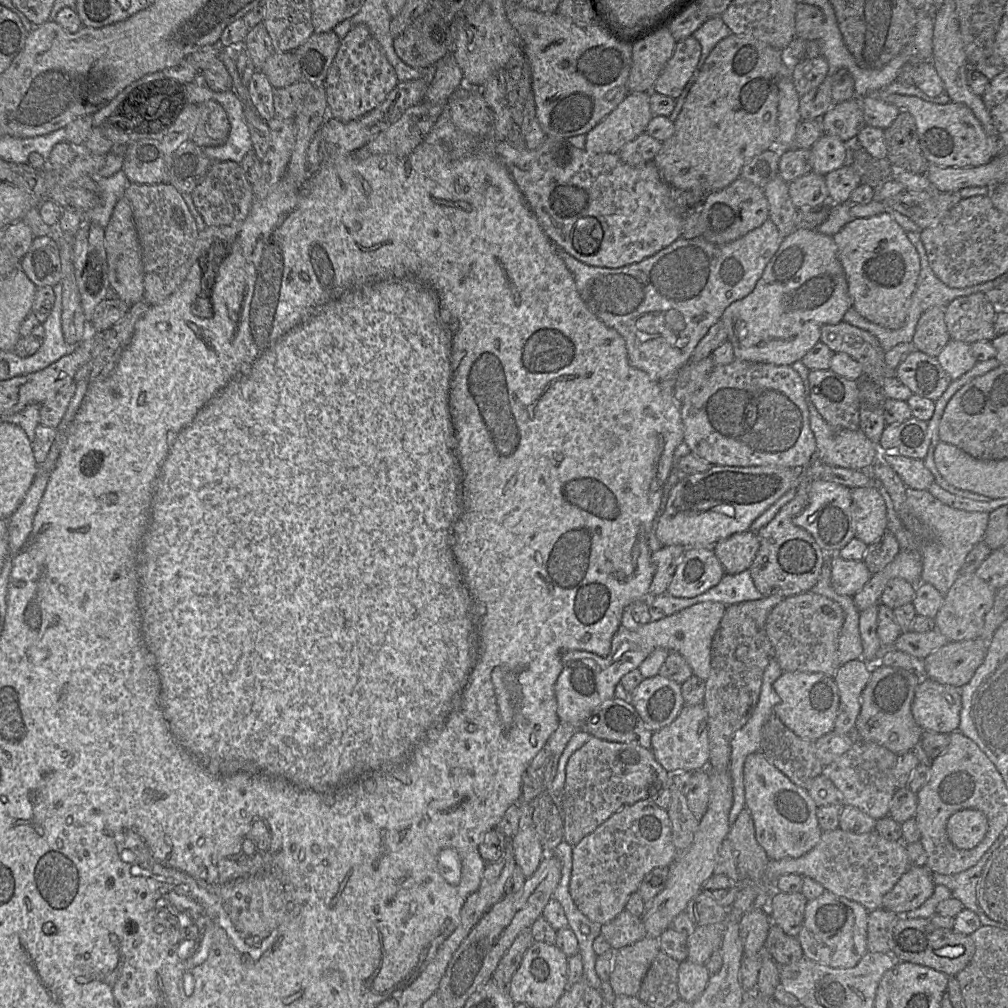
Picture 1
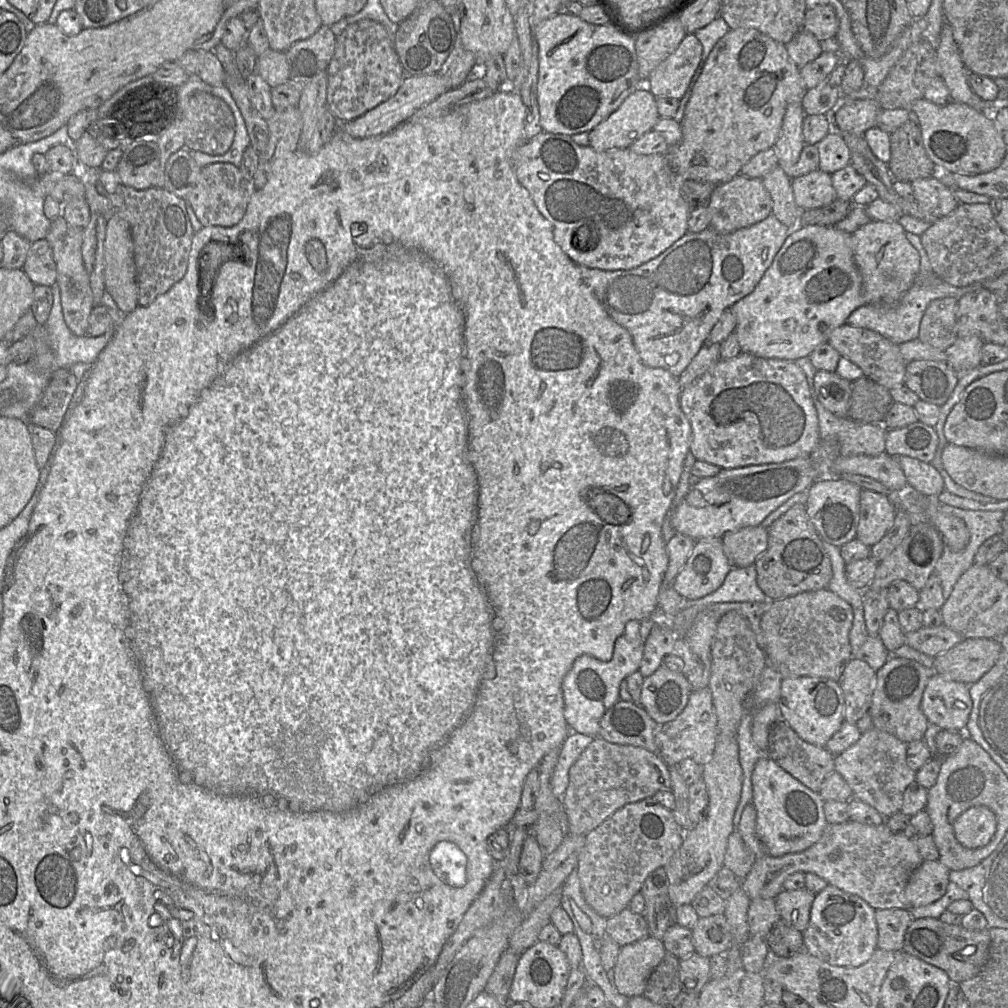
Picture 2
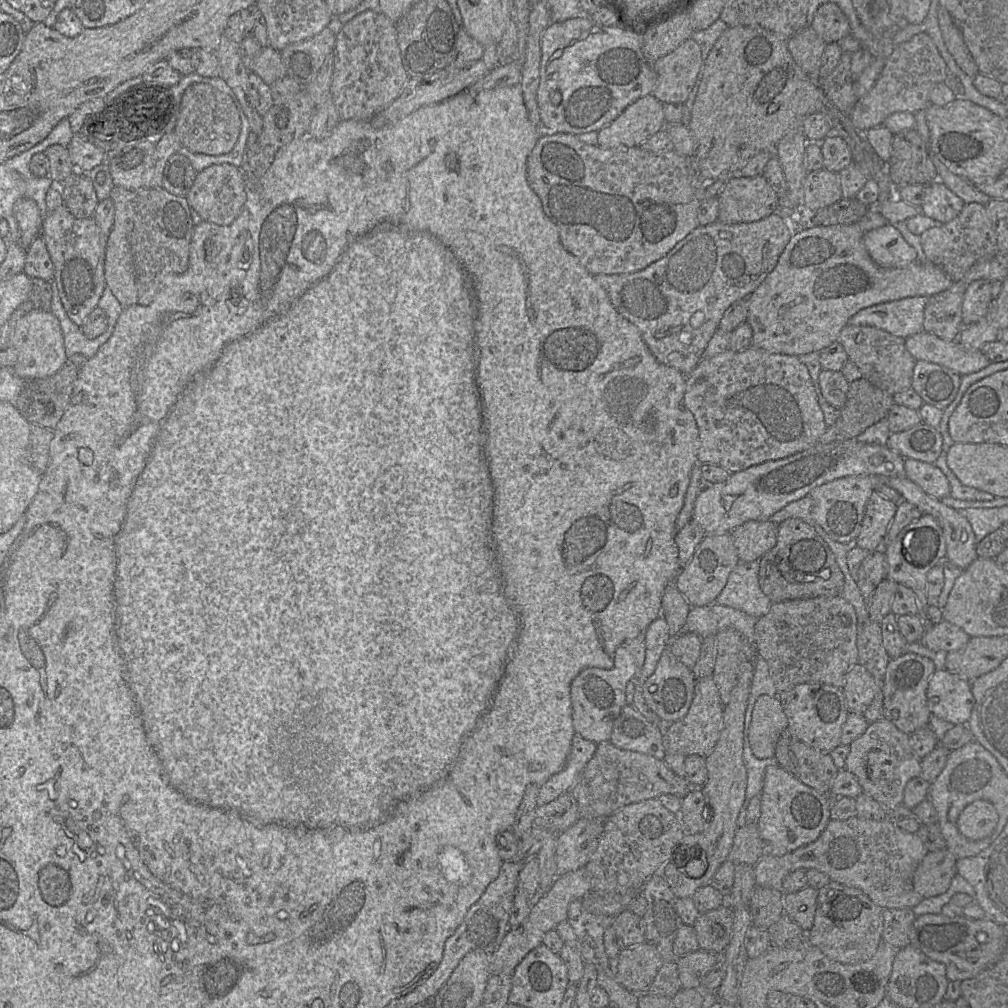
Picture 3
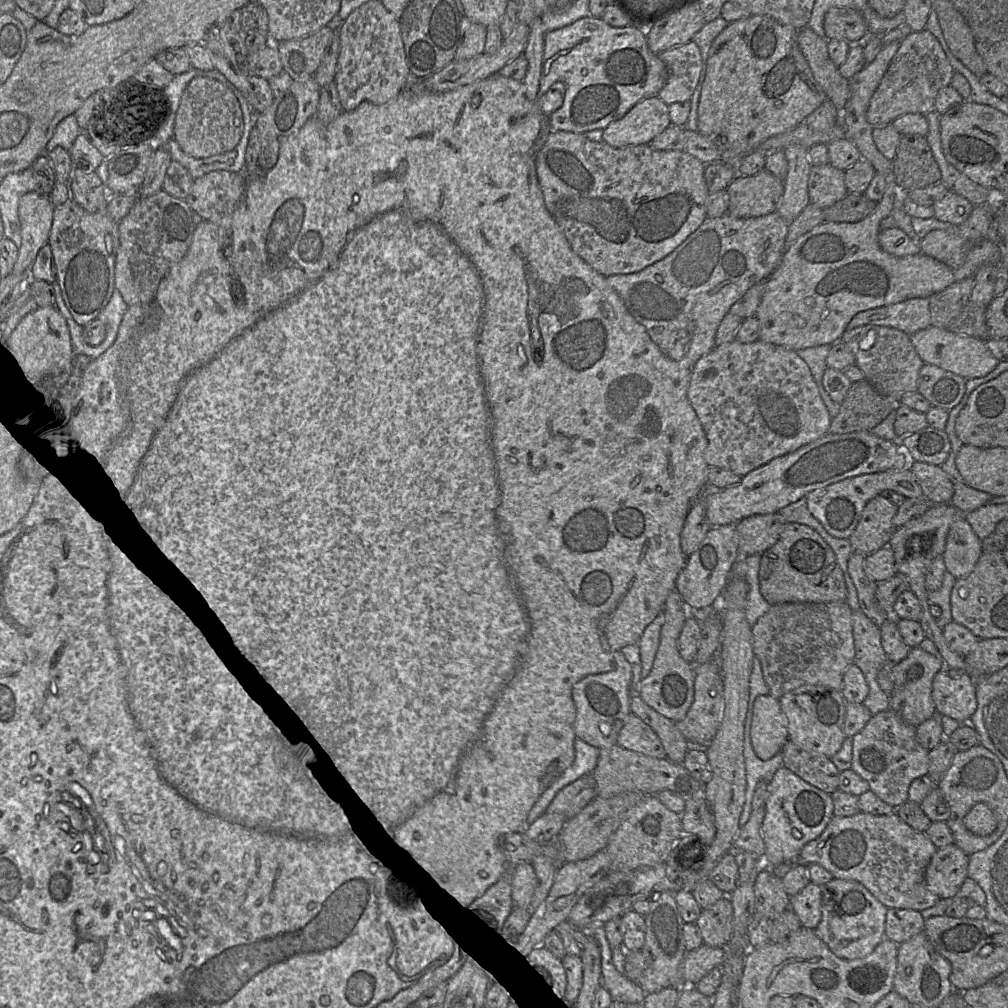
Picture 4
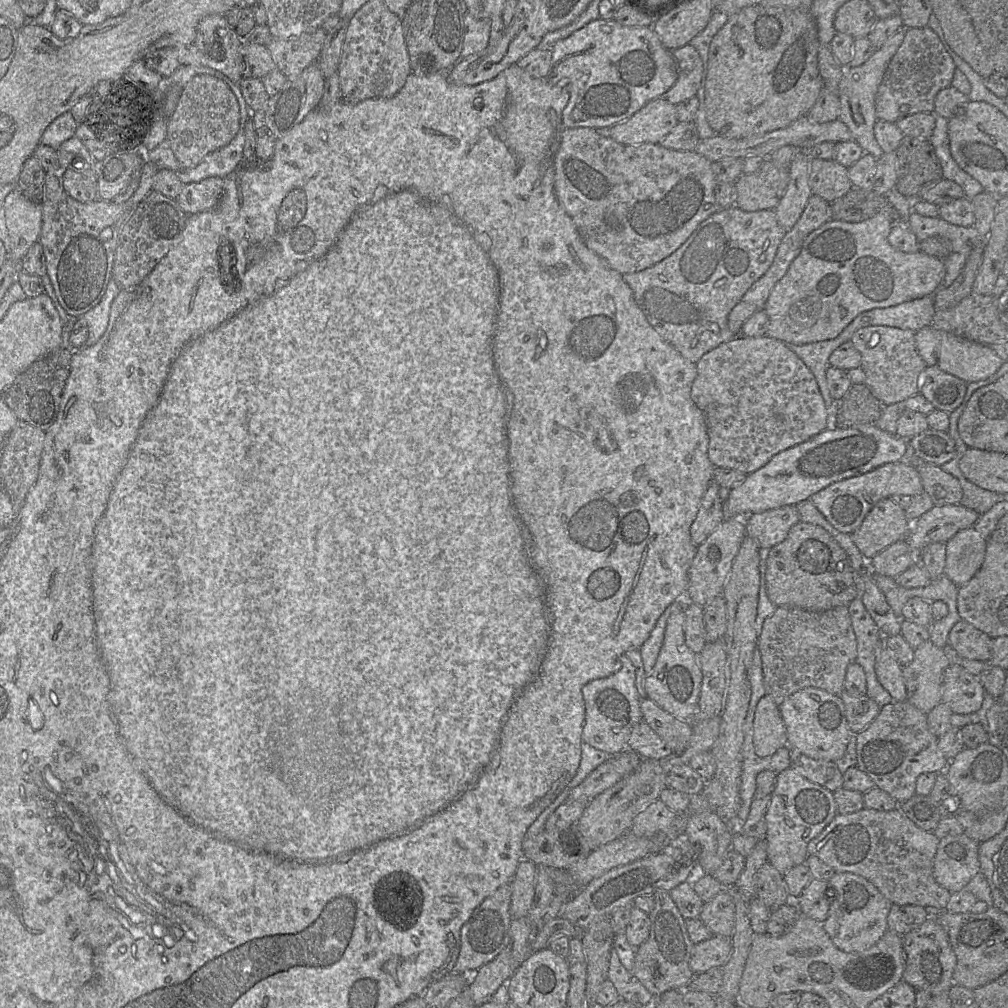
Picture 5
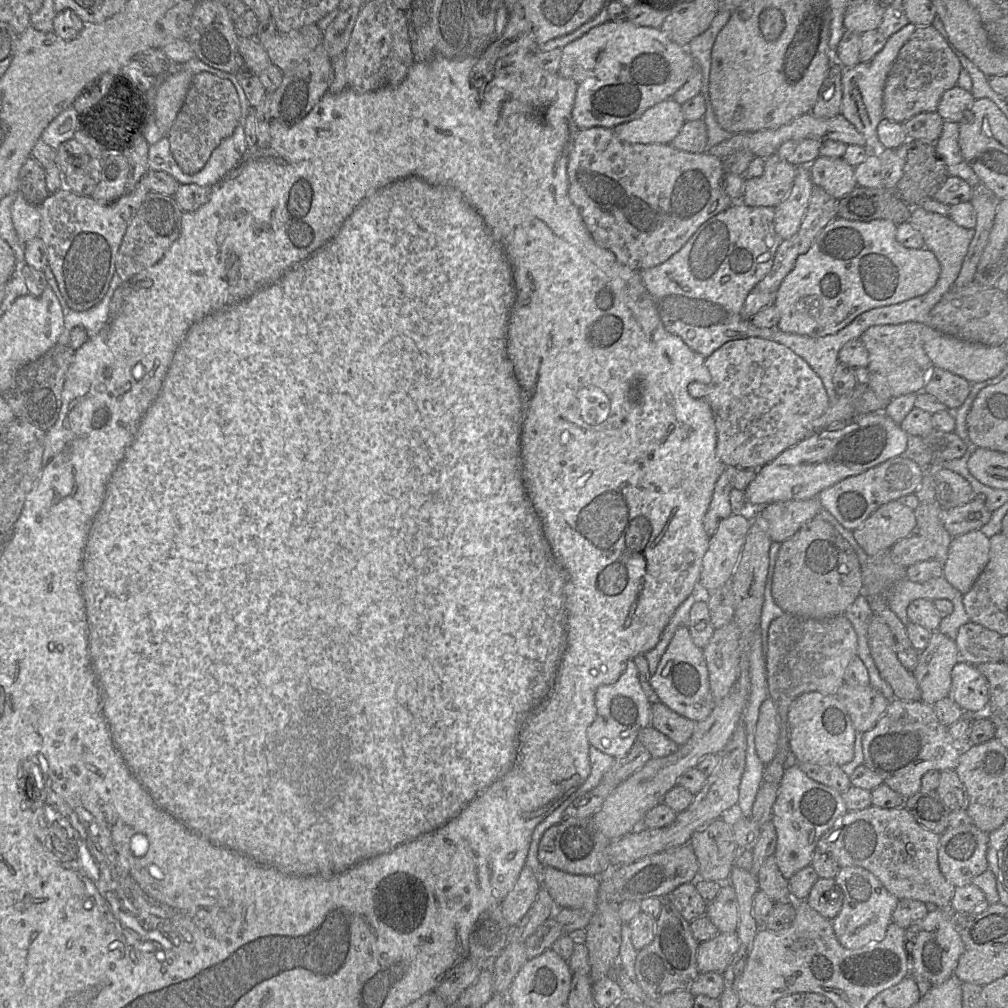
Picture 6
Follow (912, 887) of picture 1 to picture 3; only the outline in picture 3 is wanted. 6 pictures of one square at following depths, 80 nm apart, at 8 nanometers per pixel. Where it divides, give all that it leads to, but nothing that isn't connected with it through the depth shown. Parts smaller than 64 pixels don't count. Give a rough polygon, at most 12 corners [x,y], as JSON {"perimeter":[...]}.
{"perimeter":[[928,852],[913,876],[924,899],[946,892],[957,858]]}

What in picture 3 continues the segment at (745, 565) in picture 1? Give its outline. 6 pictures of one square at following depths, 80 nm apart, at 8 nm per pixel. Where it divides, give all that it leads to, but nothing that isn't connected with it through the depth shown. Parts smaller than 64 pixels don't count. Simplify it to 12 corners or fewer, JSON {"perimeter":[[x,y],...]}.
{"perimeter":[[747,521],[730,532],[739,561],[761,559],[778,525]]}

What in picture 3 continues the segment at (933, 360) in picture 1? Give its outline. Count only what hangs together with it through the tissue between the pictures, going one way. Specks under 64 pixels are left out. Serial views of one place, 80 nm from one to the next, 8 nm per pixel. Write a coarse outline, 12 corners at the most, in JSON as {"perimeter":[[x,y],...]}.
{"perimeter":[[917,361],[911,389],[944,410],[956,397],[961,375]]}

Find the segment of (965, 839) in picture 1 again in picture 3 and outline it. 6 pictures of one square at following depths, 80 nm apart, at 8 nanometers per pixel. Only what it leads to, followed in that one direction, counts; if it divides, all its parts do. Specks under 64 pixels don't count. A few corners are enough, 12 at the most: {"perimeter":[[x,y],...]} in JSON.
{"perimeter":[[978,799],[960,813],[957,826],[971,840],[990,836],[999,816]]}

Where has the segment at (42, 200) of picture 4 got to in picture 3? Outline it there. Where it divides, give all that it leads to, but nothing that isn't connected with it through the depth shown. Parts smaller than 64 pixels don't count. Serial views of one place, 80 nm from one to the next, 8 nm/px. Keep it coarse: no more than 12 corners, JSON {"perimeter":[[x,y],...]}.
{"perimeter":[[20,198],[13,212],[17,243],[28,250],[41,236],[43,219],[31,199]]}

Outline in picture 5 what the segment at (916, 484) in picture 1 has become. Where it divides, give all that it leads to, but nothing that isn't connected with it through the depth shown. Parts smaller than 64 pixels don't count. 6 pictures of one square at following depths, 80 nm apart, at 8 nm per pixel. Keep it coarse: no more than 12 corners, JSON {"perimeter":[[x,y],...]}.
{"perimeter":[[933,464],[918,471],[934,505],[960,504],[954,476]]}

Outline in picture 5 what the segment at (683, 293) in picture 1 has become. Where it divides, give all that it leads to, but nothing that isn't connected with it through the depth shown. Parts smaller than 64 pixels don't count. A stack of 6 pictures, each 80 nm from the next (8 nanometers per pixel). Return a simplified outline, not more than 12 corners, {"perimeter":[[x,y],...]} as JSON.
{"perimeter":[[720,209],[670,256],[621,274],[685,359],[728,315],[785,236],[775,210]]}

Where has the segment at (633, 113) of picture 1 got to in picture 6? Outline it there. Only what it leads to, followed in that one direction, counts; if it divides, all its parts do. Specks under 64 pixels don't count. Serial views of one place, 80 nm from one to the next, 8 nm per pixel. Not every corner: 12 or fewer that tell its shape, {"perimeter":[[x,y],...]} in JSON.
{"perimeter":[[669,98],[612,130],[628,143],[670,144],[685,122]]}

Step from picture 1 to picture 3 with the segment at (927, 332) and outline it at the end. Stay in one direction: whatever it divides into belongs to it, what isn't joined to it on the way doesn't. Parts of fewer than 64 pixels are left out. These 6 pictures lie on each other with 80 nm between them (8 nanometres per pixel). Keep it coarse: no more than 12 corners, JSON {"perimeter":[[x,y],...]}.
{"perimeter":[[969,284],[929,297],[923,330],[956,341]]}

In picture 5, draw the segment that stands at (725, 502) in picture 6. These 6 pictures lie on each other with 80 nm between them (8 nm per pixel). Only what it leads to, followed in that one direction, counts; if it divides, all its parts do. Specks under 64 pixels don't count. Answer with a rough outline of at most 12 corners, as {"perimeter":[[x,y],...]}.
{"perimeter":[[711,482],[690,527],[702,544],[726,519],[720,486]]}

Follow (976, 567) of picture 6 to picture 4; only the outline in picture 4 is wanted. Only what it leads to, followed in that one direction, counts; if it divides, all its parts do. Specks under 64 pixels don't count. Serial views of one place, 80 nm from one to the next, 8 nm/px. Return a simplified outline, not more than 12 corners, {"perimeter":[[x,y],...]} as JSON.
{"perimeter":[[964,514],[951,524],[942,554],[946,571],[968,575],[982,541]]}

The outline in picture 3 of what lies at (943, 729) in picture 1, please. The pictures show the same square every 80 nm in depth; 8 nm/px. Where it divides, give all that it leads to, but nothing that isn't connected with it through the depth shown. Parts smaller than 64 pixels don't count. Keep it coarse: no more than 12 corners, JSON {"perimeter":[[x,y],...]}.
{"perimeter":[[938,667],[929,680],[932,716],[967,724],[971,681]]}

